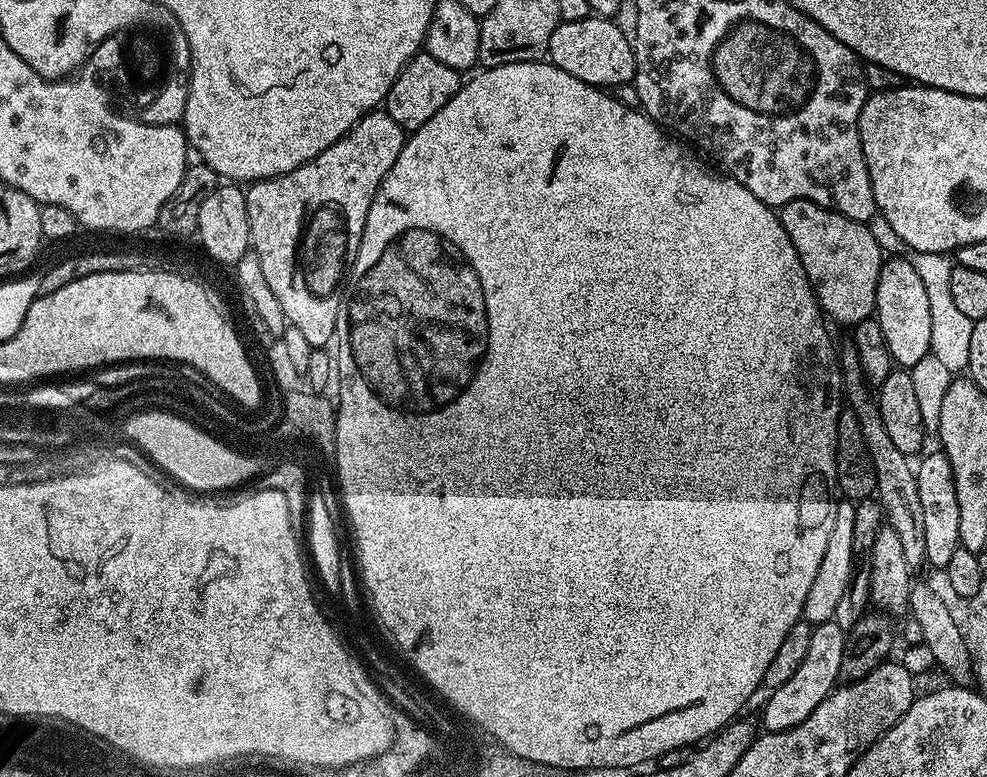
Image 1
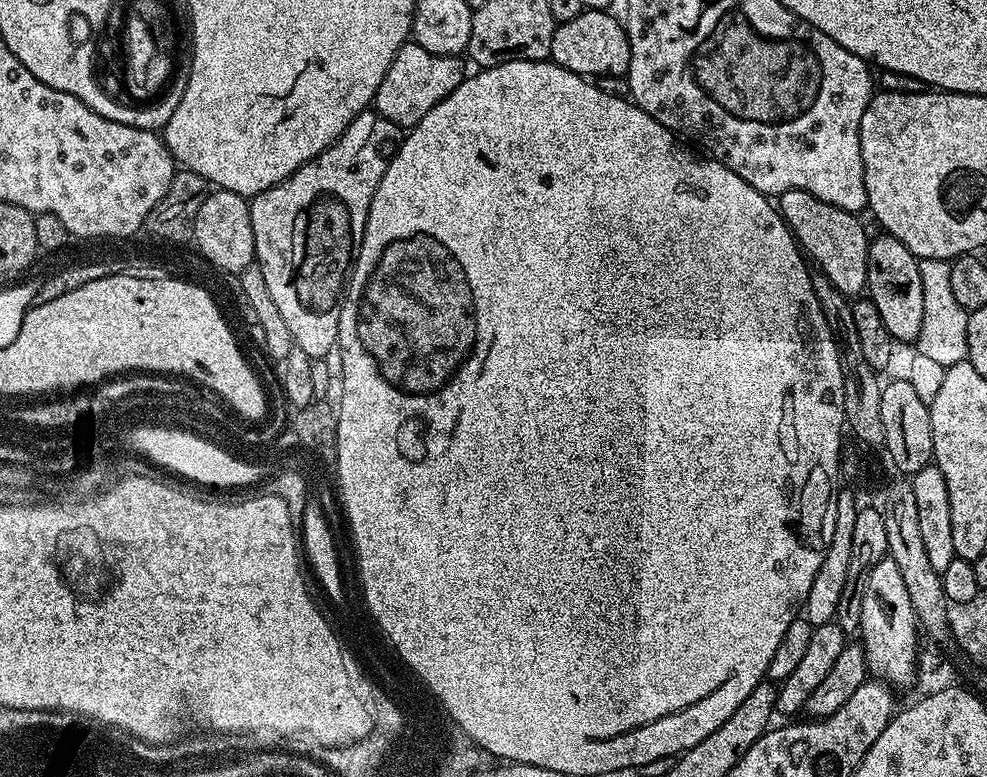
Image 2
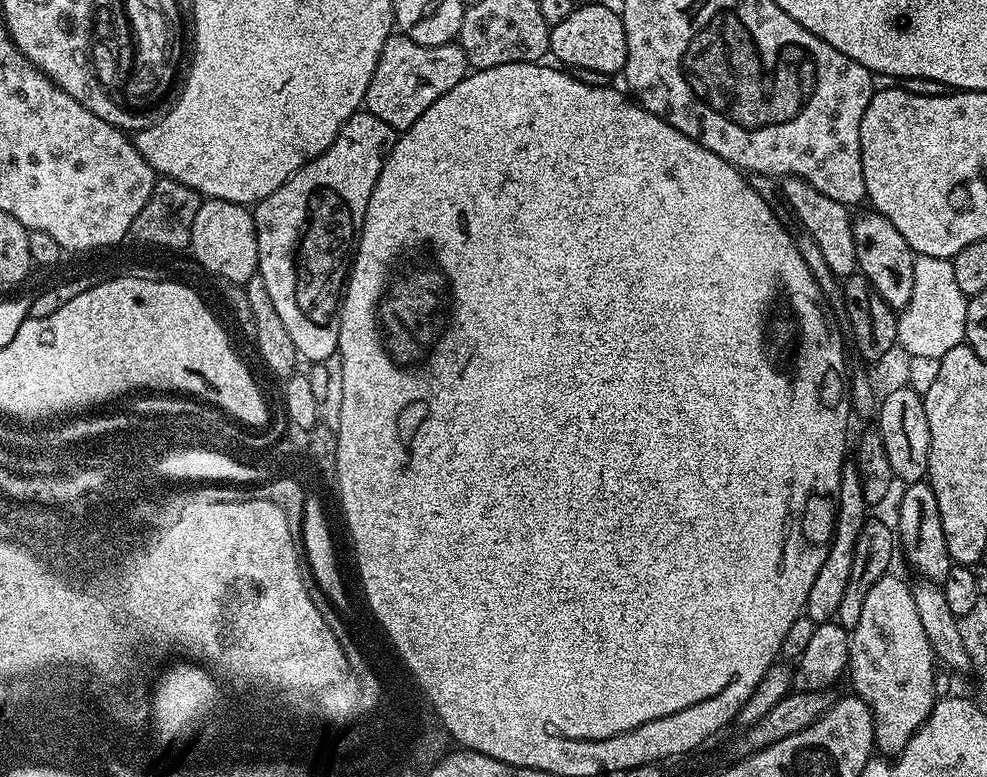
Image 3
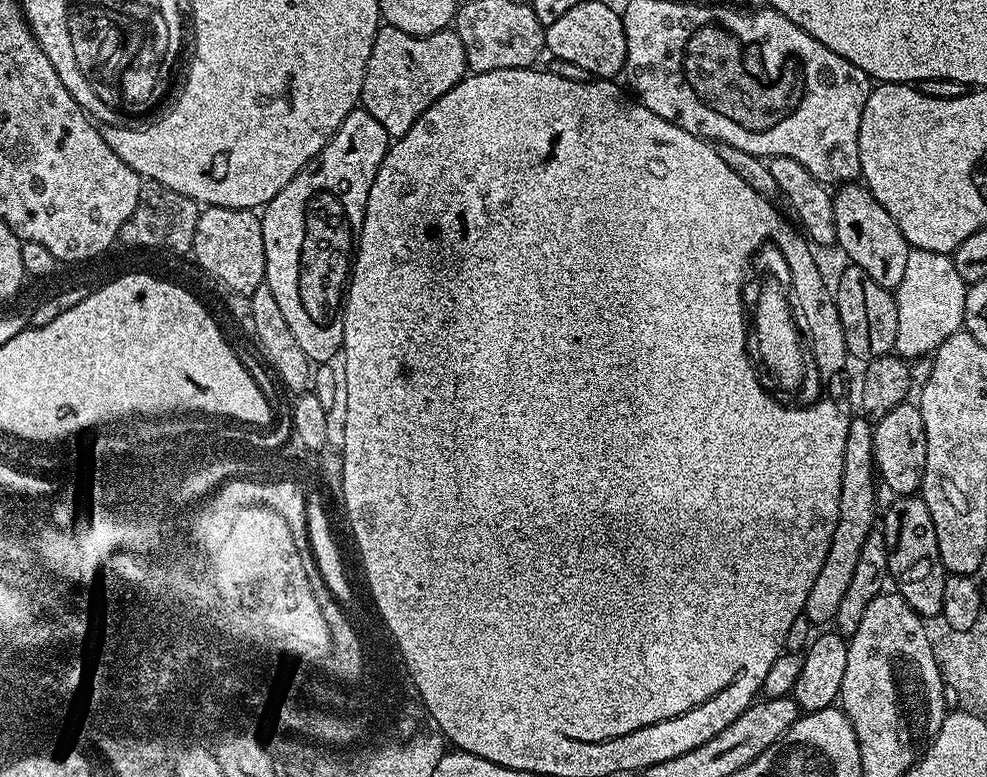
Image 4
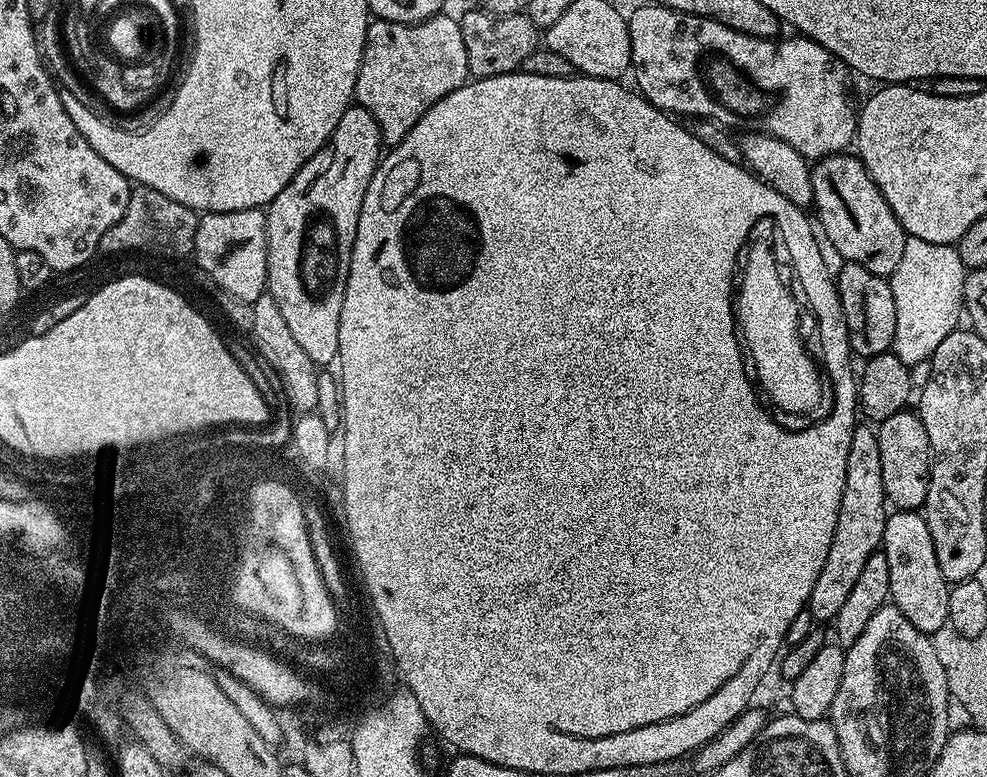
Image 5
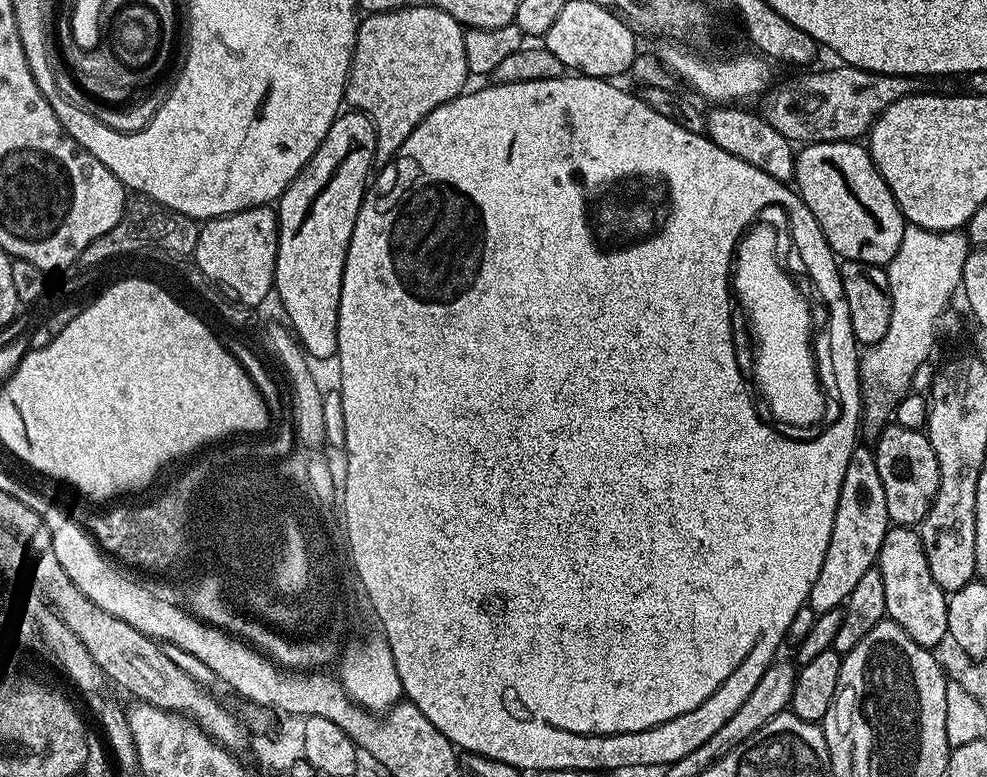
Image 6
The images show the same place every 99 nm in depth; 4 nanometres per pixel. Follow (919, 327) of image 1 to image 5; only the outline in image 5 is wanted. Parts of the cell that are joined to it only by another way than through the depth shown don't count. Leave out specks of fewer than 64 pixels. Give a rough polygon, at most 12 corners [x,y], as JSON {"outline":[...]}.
{"outline":[[859,155],[811,165],[814,216],[847,263],[891,277],[906,233]]}

